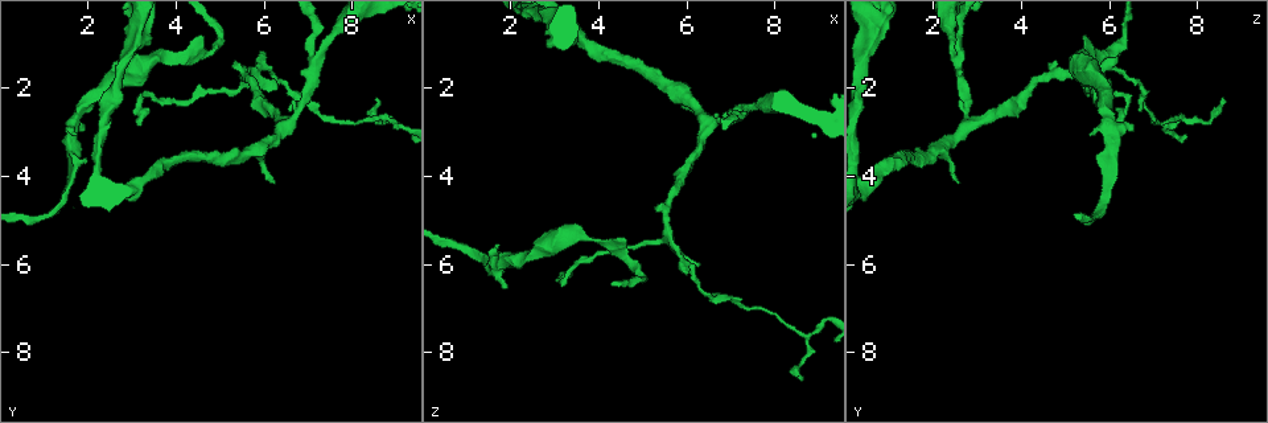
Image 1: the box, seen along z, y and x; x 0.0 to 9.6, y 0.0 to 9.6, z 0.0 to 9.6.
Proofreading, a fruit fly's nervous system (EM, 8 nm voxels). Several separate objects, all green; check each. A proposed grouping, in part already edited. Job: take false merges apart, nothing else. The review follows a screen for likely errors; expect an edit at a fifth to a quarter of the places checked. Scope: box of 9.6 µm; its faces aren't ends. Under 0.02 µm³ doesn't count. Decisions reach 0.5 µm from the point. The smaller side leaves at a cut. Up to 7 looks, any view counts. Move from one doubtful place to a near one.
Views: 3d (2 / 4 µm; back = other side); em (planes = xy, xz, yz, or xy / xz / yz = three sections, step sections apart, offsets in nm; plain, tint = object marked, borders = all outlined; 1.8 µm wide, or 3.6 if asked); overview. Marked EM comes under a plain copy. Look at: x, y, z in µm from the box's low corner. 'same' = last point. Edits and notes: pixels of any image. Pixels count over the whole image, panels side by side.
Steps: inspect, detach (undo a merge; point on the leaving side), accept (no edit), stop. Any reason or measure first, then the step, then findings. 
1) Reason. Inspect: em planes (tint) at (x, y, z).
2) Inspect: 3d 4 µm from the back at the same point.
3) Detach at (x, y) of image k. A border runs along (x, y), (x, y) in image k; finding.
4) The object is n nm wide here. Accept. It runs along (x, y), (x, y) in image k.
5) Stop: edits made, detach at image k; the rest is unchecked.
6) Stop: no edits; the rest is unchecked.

Abrupt turn. Inspect: em planes (tint) at (8.70, 2.65, 7.55).

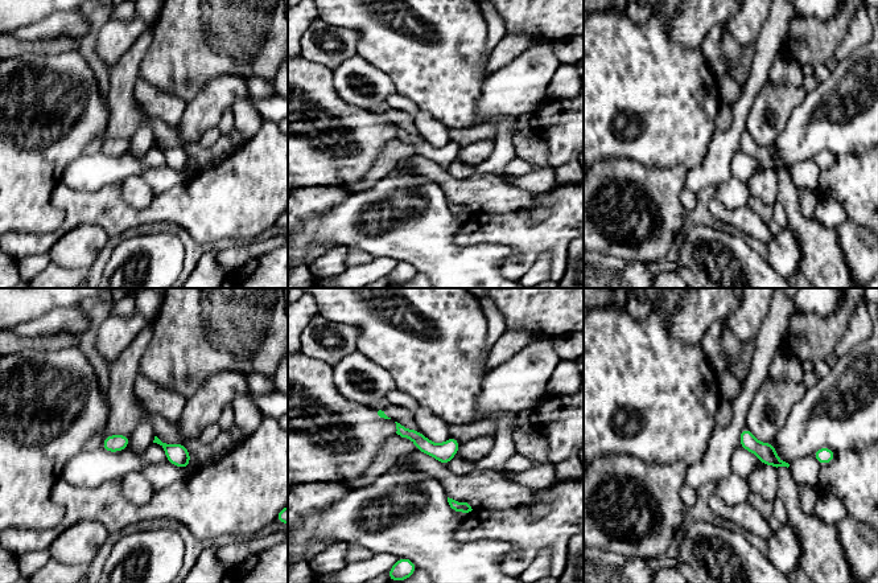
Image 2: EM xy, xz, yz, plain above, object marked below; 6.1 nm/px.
Accept. It runs along (400, 428), (431, 448), (456, 446) in image 2; one neuron here.

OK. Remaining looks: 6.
Branch point. Inspect: em xy step 4 (tint) at (7.15, 1.35, 2.55).

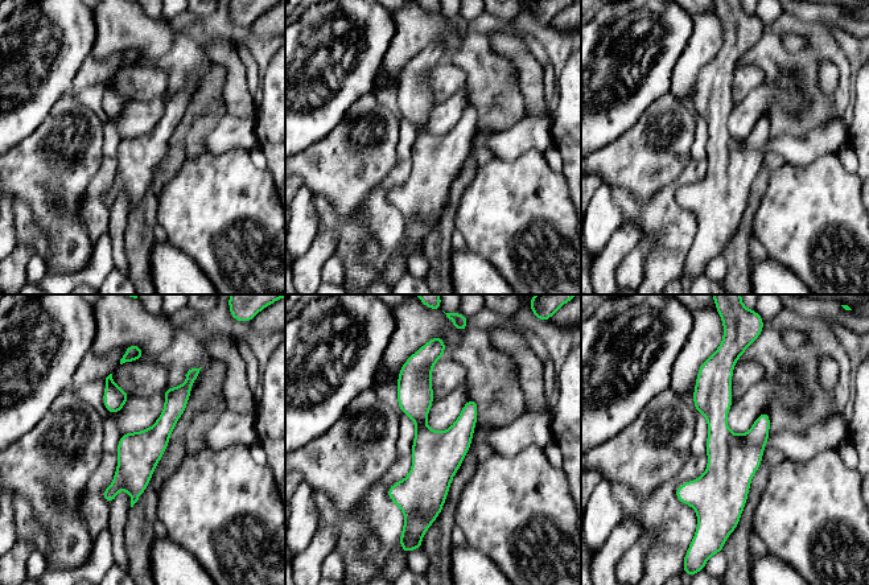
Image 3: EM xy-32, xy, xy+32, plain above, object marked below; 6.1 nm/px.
Another direction. Inspect: em planes (tint) at the same point.

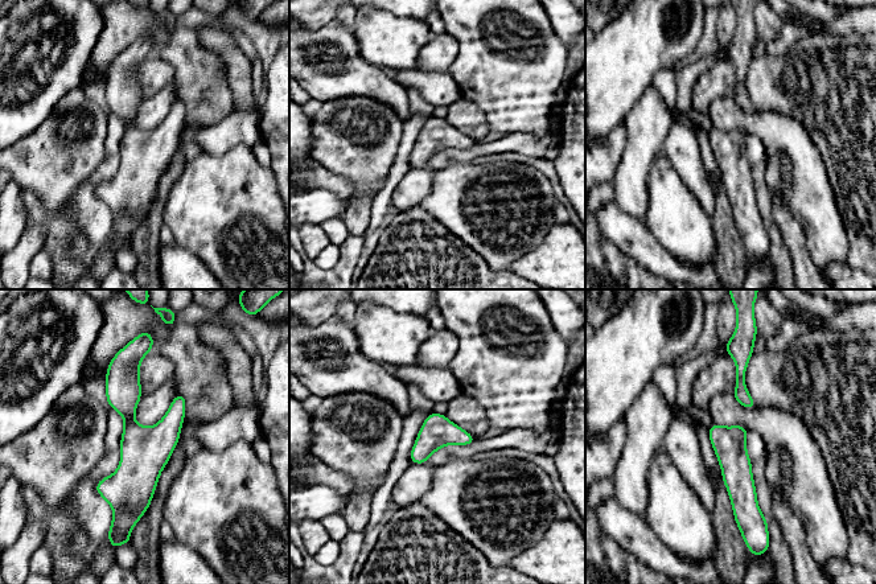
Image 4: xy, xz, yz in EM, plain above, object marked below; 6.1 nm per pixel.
Accept. It runs along (135, 358), (128, 420), (136, 517) in image 4; one neuron here.

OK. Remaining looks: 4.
Three arms meet. Inspect: em xz step 16 (tint) at (6.35, 2.95, 2.65).

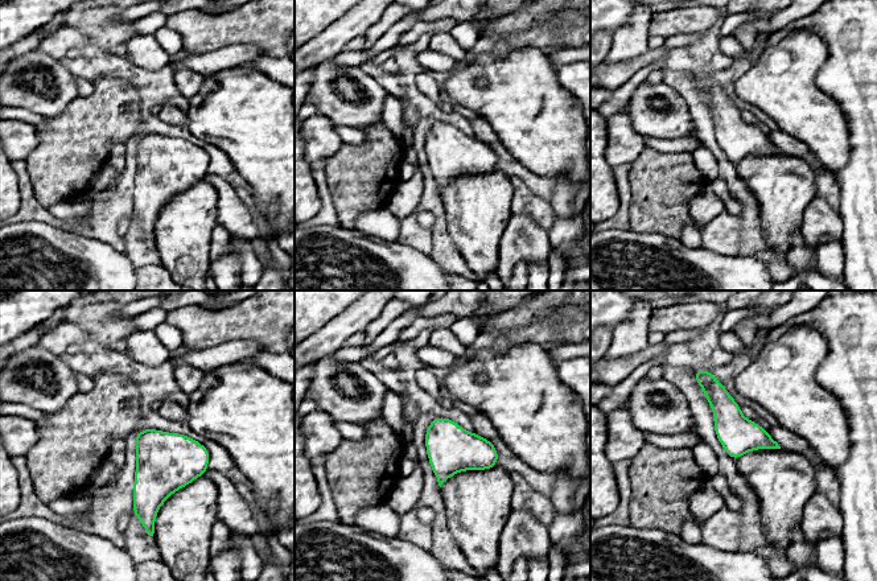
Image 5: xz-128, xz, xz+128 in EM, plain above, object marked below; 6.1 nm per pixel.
Inspect: em planes (tint) at the same point.

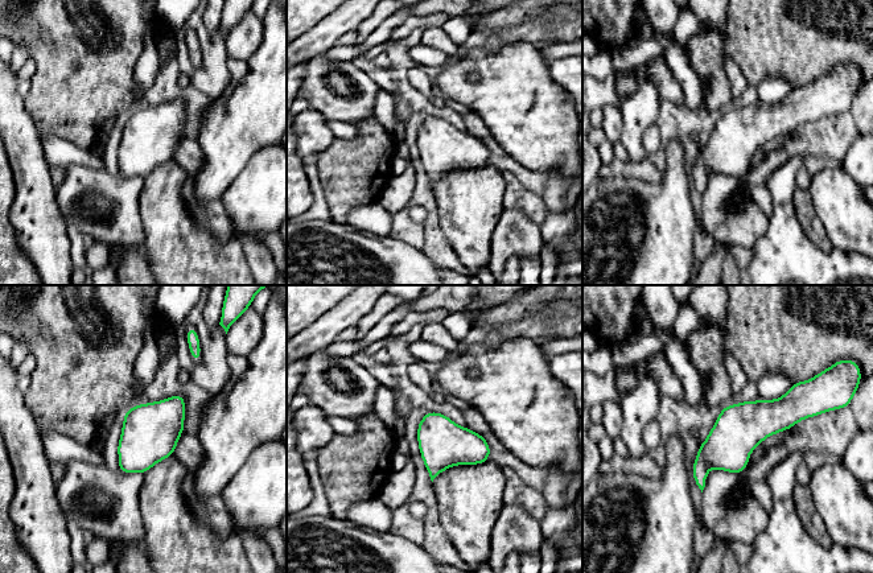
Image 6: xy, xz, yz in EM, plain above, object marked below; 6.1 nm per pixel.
Accept. It runs along (807, 413), (746, 424), (695, 474) in image 6; one neuron here.

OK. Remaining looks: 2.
Stop: no edits; the rest is unchecked.

